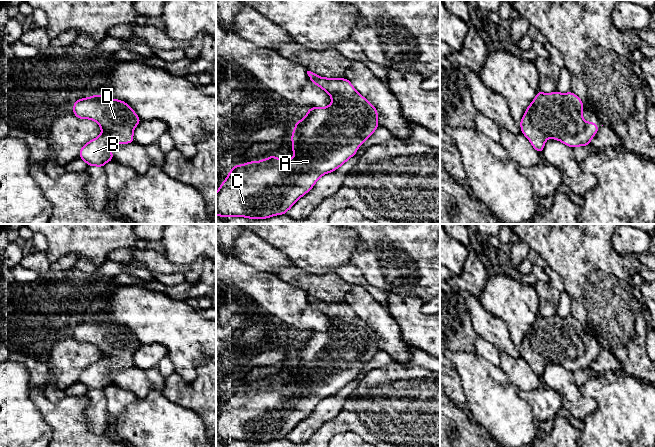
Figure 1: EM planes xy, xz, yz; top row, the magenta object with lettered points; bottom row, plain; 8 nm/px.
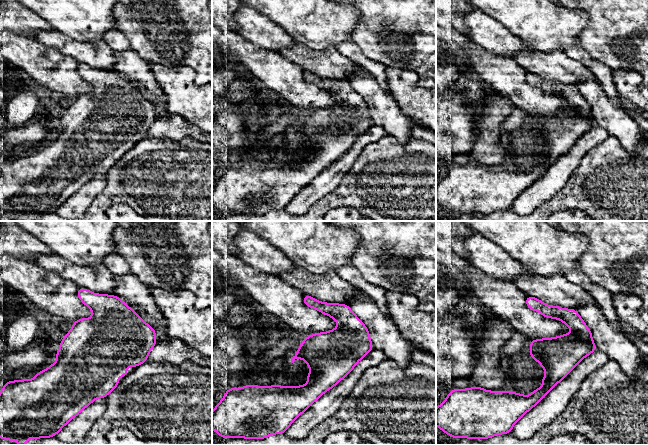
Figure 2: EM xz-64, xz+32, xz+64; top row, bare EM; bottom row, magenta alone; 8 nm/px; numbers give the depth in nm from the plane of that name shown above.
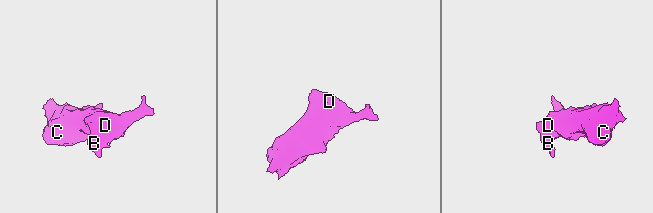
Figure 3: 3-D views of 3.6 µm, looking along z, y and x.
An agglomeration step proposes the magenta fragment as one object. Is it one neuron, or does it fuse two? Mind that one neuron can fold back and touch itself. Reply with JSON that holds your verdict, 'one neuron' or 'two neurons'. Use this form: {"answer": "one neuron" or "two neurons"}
{"answer": "one neuron"}

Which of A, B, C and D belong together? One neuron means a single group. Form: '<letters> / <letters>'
A B C D

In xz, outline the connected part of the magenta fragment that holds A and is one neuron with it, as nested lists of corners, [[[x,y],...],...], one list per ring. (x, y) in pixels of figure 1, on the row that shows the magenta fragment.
[[[307,71],[307,74],[313,84],[318,85],[331,96],[332,104],[325,108],[311,107],[305,118],[295,123],[291,135],[294,148],[289,149],[295,153],[294,158],[280,159],[272,154],[265,160],[249,161],[247,164],[233,166],[216,192],[216,215],[225,218],[239,216],[266,219],[274,215],[286,214],[303,195],[312,189],[322,175],[335,171],[354,156],[357,148],[379,127],[376,108],[356,91],[347,78],[323,78],[311,71]]]

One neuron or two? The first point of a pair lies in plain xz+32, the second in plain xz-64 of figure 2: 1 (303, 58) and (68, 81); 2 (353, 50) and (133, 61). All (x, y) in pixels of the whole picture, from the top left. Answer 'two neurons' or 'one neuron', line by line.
1: two neurons
2: two neurons

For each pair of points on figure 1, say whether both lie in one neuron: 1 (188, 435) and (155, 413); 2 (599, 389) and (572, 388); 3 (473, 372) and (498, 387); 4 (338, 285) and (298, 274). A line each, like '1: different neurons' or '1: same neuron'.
1: same neuron
2: different neurons
3: same neuron
4: same neuron

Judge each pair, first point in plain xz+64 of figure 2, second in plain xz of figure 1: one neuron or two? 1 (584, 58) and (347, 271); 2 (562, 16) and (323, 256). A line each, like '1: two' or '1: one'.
1: one
2: one

